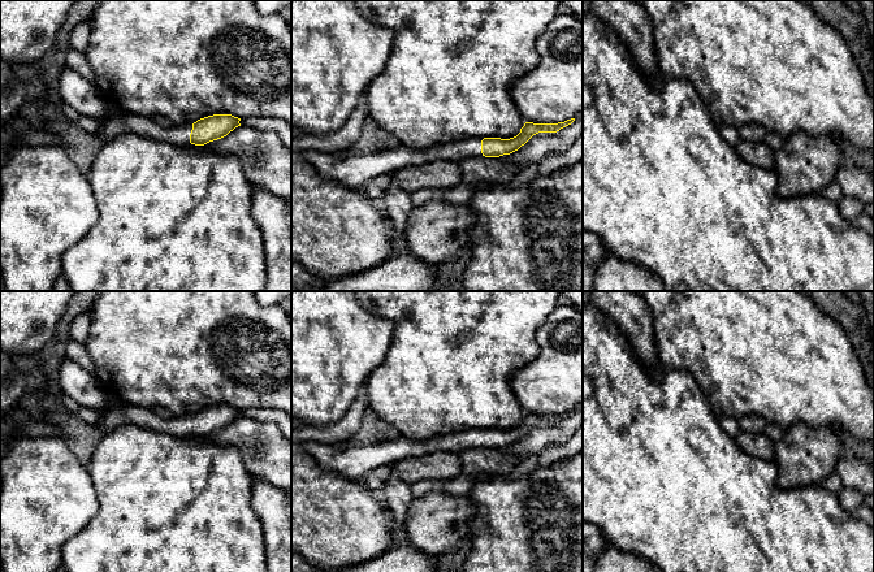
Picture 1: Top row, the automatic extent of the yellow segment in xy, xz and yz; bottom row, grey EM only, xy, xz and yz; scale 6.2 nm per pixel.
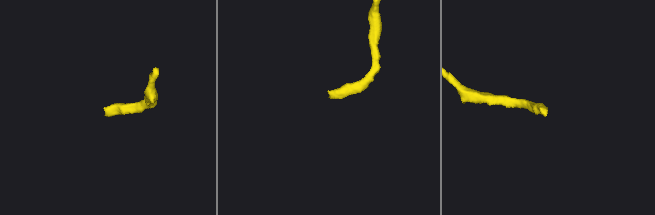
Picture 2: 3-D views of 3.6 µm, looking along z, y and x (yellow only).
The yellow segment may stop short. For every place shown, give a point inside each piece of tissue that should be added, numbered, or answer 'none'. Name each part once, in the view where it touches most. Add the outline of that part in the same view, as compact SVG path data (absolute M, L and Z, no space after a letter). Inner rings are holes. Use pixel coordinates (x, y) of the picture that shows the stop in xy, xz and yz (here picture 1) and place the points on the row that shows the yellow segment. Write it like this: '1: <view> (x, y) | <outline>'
1: xy (122, 122) | M117 112L112 120L104 121L104 129L101 130L101 135L105 142L112 140L121 134L137 134L160 142L166 142L174 146L187 146L191 144L191 130L192 124L185 124L164 129L157 125L152 118L139 114Z

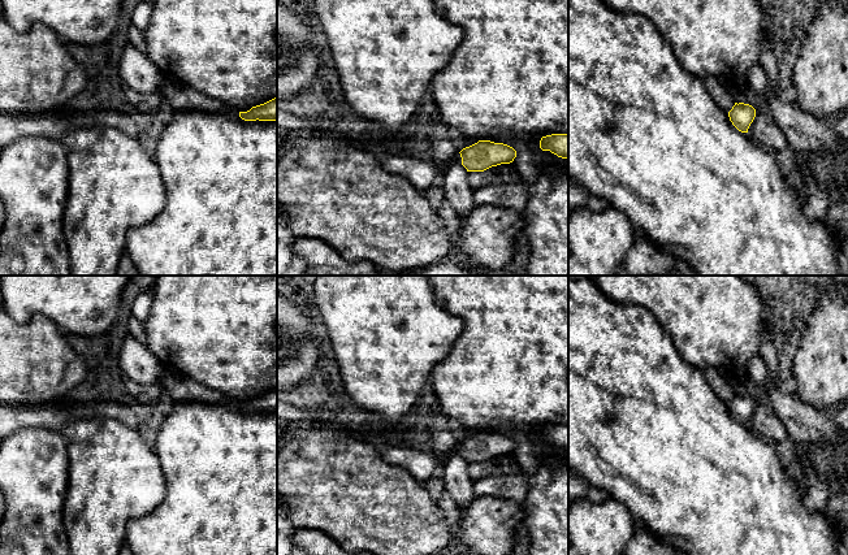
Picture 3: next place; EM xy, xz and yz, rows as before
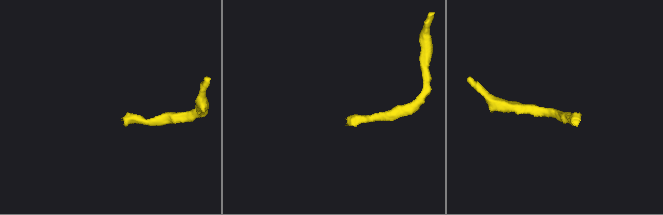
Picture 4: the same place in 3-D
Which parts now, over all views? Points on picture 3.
1: xz (419, 173) | M378 152L377 155L382 168L386 172L403 177L419 191L425 191L437 174L444 174L451 159L458 159L459 161L462 161L459 152L441 165L416 157L385 155L381 152Z

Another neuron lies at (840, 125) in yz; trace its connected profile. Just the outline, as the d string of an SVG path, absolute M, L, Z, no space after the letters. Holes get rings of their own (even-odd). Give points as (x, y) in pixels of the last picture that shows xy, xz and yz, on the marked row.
M848 110L832 121L832 127L838 136L848 143Z

